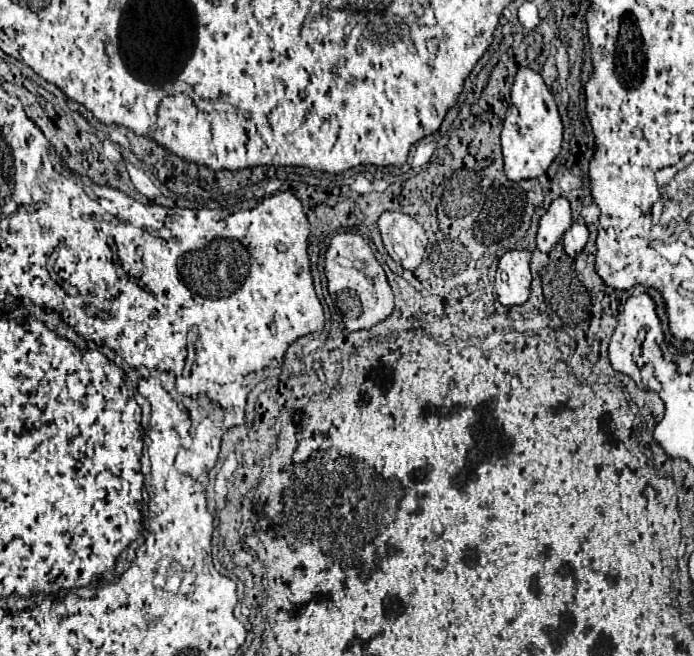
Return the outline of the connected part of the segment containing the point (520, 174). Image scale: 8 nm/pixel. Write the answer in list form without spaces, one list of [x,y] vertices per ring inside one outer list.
[[[520,68],[512,84],[510,104],[516,108],[506,110],[506,118],[502,126],[504,172],[510,180],[538,178],[558,156],[562,144],[562,120],[556,102],[538,72],[530,68]]]

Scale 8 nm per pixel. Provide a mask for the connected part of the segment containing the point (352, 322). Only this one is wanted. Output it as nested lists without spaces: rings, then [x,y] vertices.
[[[338,232],[326,250],[324,272],[328,280],[328,292],[334,304],[342,312],[342,320],[348,330],[372,328],[374,324],[386,320],[394,310],[394,296],[388,286],[386,274],[378,264],[370,244],[354,232]]]

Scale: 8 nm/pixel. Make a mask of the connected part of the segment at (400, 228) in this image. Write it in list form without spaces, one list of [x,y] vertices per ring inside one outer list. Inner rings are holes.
[[[384,212],[378,220],[378,228],[386,252],[398,264],[402,264],[406,270],[420,266],[428,238],[412,216],[406,216],[402,212]]]

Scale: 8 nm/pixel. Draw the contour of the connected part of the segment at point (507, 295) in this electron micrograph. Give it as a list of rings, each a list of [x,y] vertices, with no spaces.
[[[510,250],[502,254],[496,270],[496,294],[500,304],[516,306],[524,304],[530,296],[530,252]]]

